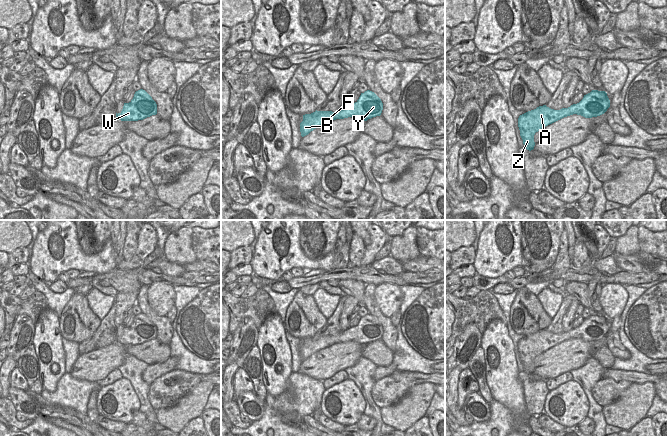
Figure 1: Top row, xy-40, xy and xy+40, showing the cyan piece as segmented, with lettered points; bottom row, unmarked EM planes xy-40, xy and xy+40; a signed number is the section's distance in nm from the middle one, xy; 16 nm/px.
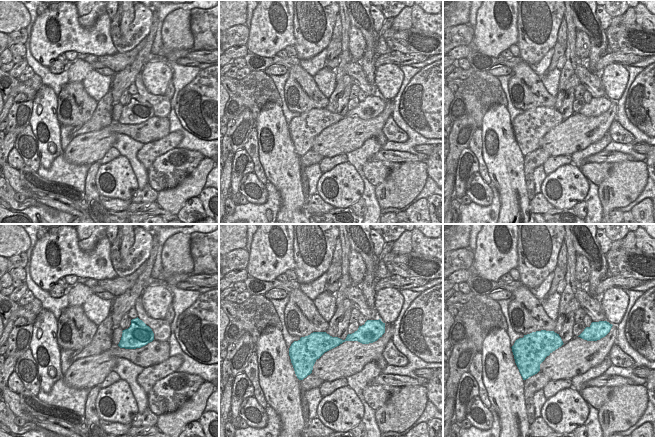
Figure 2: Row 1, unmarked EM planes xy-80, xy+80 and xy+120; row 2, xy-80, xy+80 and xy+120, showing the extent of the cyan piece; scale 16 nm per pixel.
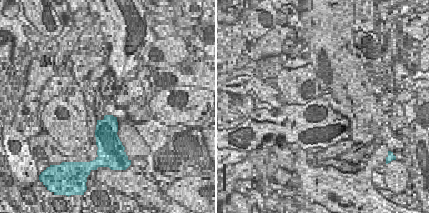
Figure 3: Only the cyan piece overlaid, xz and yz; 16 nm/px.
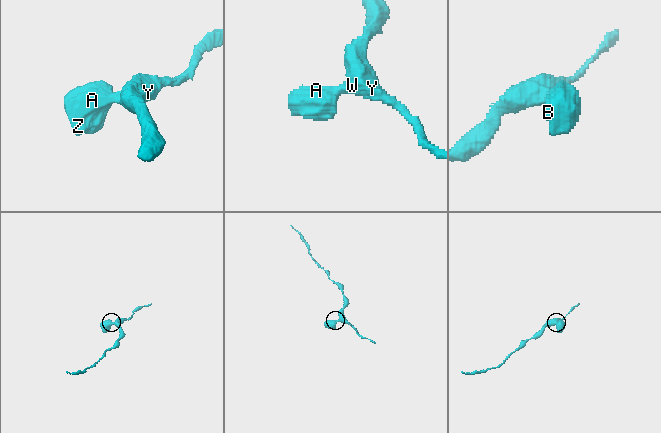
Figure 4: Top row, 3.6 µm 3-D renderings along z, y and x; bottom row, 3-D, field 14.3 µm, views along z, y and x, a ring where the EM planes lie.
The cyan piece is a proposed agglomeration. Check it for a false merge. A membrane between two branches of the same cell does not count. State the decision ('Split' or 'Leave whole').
Leave whole

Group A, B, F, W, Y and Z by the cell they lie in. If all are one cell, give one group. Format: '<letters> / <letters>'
A B F W Y Z

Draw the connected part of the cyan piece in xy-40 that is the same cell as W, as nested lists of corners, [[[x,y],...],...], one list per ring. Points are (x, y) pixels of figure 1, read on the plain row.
[[[143,313],[135,316],[129,327],[124,327],[120,337],[116,337],[116,343],[121,345],[138,345],[157,338],[157,328]]]

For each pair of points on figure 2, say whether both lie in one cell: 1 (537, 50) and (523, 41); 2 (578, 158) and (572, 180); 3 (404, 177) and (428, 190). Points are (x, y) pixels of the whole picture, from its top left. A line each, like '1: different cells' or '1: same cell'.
1: same cell
2: different cells
3: different cells

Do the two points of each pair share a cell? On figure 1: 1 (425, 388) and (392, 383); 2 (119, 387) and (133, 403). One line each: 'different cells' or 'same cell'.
1: different cells
2: same cell

